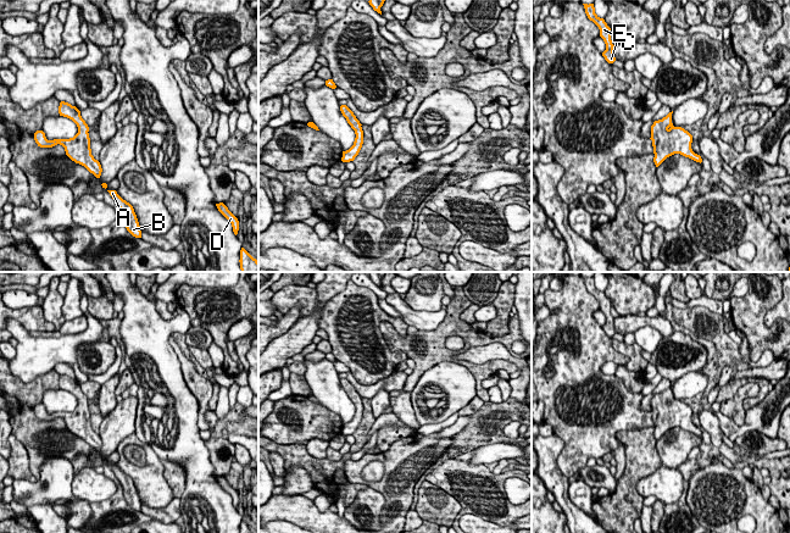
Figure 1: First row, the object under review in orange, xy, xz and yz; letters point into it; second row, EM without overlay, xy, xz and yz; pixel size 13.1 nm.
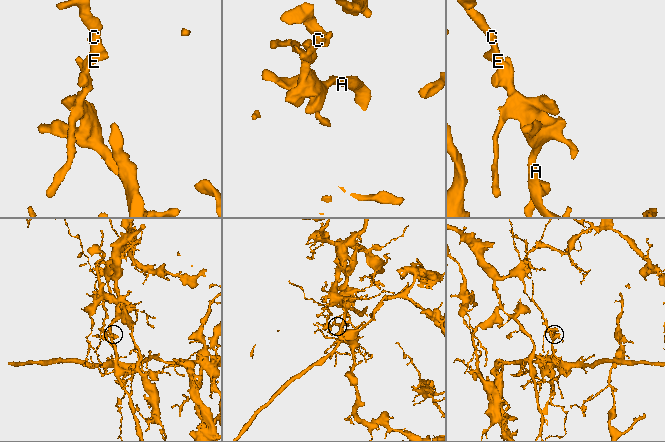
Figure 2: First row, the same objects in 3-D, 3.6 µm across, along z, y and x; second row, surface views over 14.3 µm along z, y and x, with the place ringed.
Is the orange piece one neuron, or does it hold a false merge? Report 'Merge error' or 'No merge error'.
Merge error

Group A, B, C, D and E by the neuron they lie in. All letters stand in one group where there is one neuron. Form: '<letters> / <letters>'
A B D / C E

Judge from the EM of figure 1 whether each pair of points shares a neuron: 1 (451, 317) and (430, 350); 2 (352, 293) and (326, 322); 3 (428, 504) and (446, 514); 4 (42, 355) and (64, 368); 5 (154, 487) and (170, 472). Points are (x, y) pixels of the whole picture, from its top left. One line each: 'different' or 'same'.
1: same
2: same
3: same
4: different
5: different

